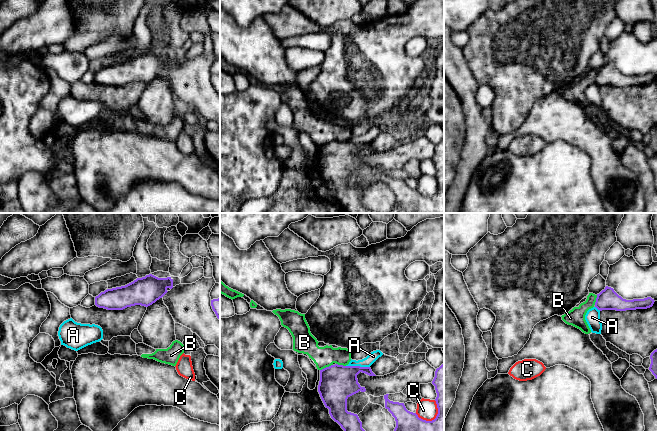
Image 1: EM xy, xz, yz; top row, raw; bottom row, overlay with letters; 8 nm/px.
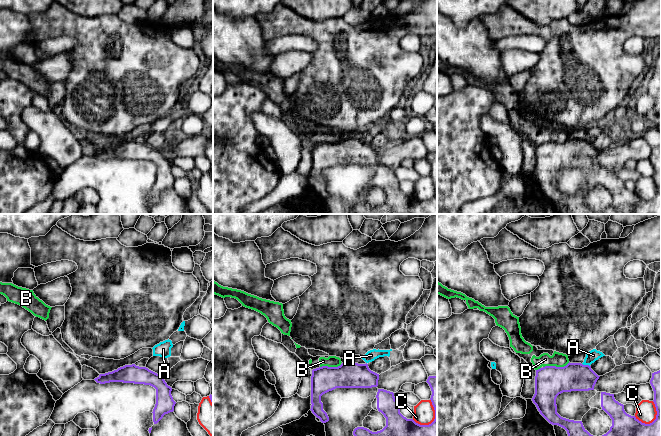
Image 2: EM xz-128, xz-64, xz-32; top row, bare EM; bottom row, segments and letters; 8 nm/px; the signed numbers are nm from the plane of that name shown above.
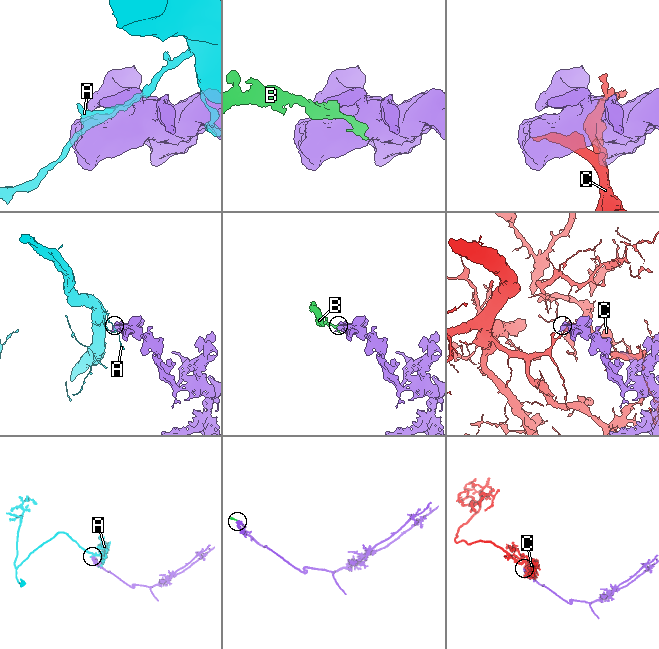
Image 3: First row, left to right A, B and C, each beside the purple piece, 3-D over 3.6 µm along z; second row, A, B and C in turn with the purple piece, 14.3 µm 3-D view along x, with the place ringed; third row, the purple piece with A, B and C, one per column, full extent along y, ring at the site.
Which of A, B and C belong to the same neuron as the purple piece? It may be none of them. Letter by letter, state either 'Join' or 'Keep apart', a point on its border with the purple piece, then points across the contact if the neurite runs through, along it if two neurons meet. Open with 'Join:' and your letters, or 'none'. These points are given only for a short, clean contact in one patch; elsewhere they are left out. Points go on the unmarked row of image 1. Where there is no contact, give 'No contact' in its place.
Join: none
A: Keep apart. Touches purple at xz (358, 142). Boundary: xz (346, 141), (369, 143)
B: Keep apart. Touches purple at xz (326, 143). Boundary: xz (332, 140), (320, 146)
C: Keep apart. Touches purple at xz (434, 195)

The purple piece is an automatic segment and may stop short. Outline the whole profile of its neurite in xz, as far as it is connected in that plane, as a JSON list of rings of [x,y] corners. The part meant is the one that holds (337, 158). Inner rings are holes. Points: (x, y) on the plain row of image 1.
[[[335,140],[320,146],[318,168],[331,194],[341,202],[346,213],[374,213],[362,204],[357,190],[347,187],[347,175],[359,167],[366,167],[358,159],[360,148],[376,152],[370,143]]]

